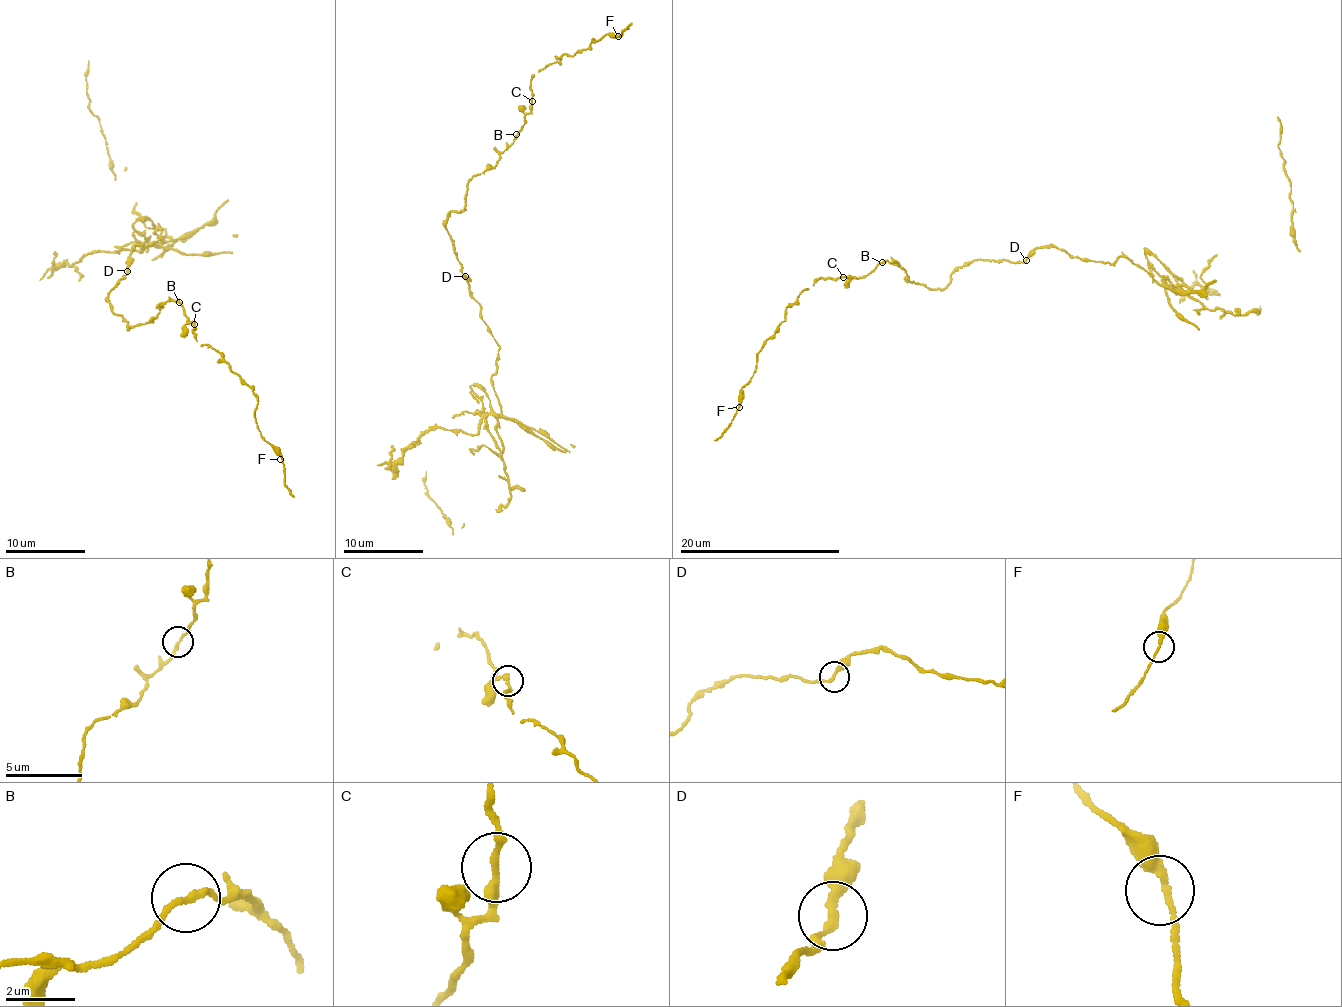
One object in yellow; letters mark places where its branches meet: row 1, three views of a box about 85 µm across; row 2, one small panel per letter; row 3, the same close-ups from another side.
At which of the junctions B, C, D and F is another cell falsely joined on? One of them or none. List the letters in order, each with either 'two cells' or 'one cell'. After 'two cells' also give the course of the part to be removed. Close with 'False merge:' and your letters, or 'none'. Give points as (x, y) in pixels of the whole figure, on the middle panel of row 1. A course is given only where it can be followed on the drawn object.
B: one cell
C: one cell
D: two cells
F: one cell
False merge: D

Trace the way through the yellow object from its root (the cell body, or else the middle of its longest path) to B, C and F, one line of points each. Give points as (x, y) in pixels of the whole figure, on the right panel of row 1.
B: (1032, 255), (1022, 262), (979, 258), (963, 263), (941, 288), (911, 283), (903, 268), (893, 262), (881, 262)
C: (1032, 255), (1022, 262), (963, 263), (941, 288), (911, 283), (893, 262), (857, 279), (843, 277)
F: (1032, 255), (963, 263), (941, 288), (911, 283), (893, 262), (857, 279), (819, 279), (763, 344), (739, 407)

